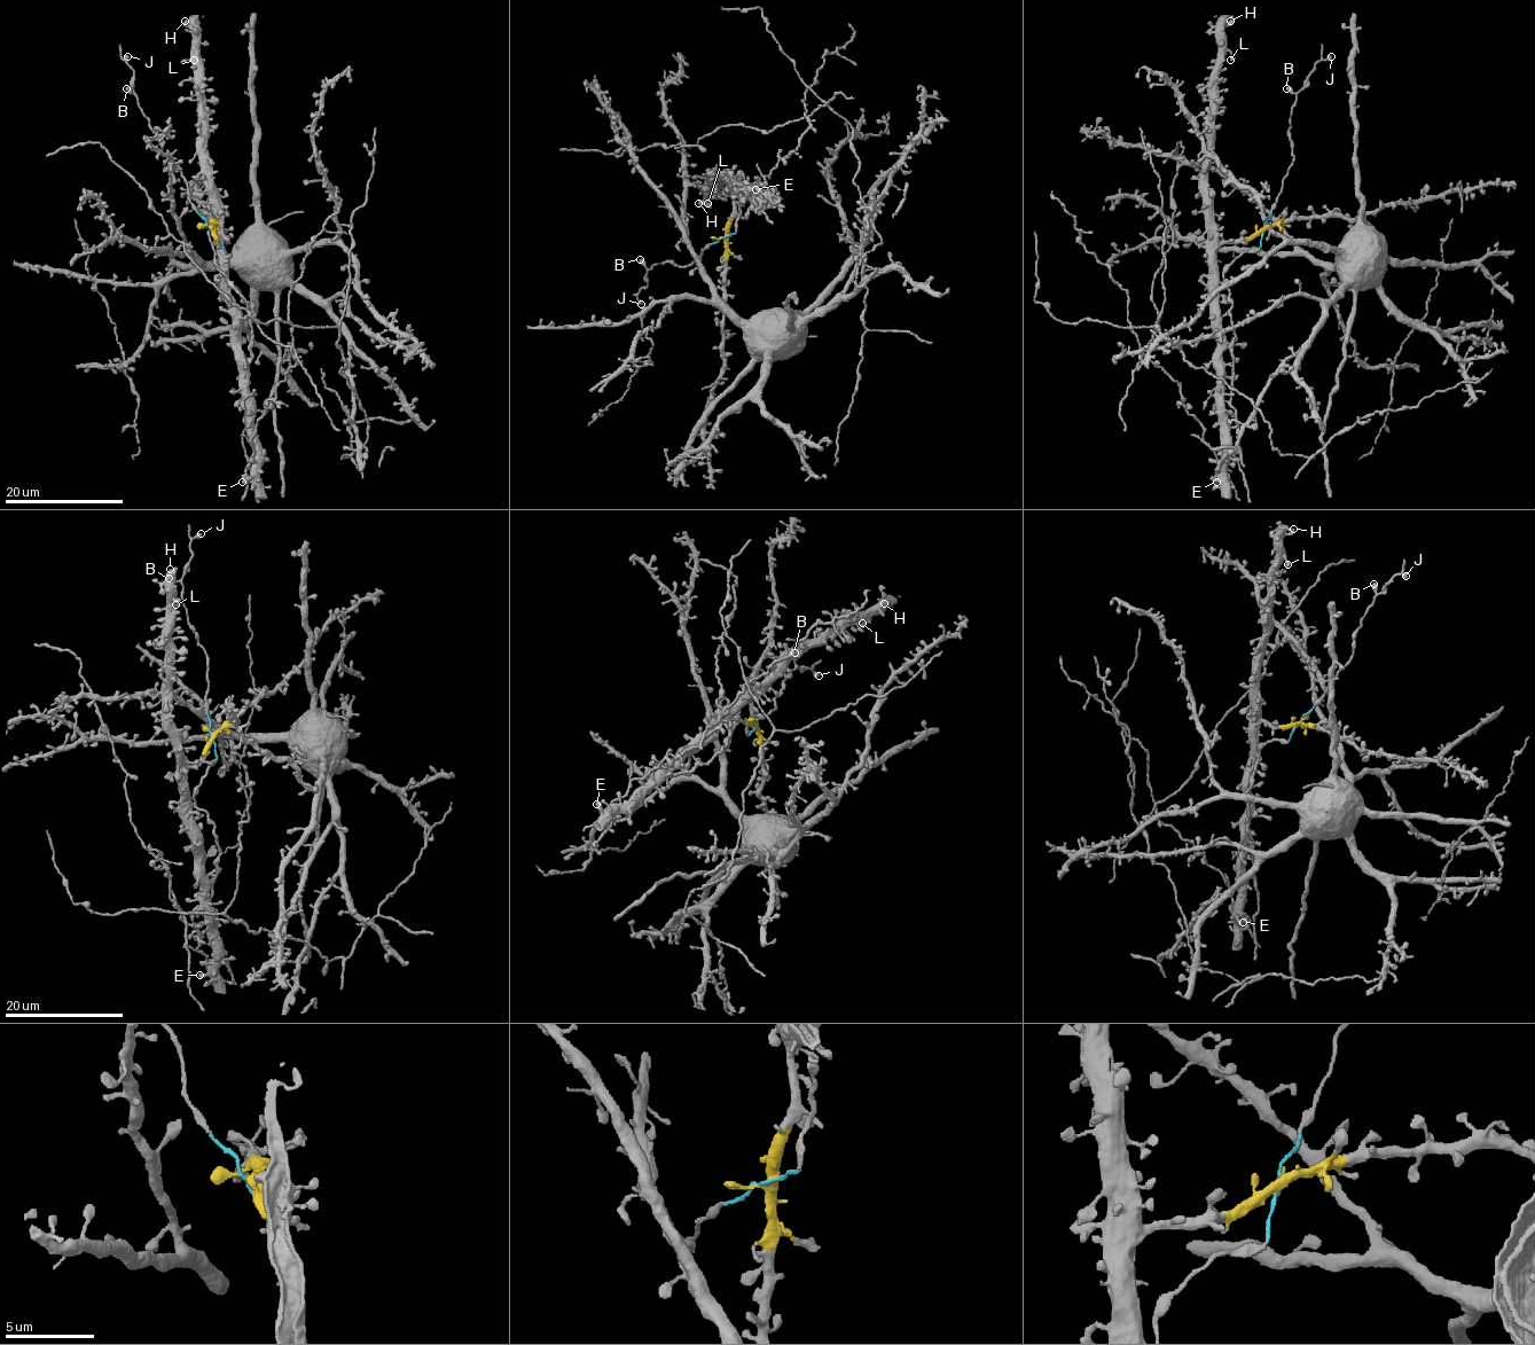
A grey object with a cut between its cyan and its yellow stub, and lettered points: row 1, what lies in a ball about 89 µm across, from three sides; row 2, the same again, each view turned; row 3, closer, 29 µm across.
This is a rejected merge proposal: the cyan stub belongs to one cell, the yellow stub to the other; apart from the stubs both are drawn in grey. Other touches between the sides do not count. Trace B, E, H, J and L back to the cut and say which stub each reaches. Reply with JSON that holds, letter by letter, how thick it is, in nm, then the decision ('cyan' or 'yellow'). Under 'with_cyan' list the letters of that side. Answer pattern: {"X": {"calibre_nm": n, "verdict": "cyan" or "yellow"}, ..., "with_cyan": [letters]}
{"B": {"calibre_nm": 500, "verdict": "cyan"}, "E": {"calibre_nm": 480, "verdict": "yellow"}, "H": {"calibre_nm": 440, "verdict": "yellow"}, "J": {"calibre_nm": 500, "verdict": "cyan"}, "L": {"calibre_nm": 440, "verdict": "yellow"}, "with_cyan": ["B", "J"]}

